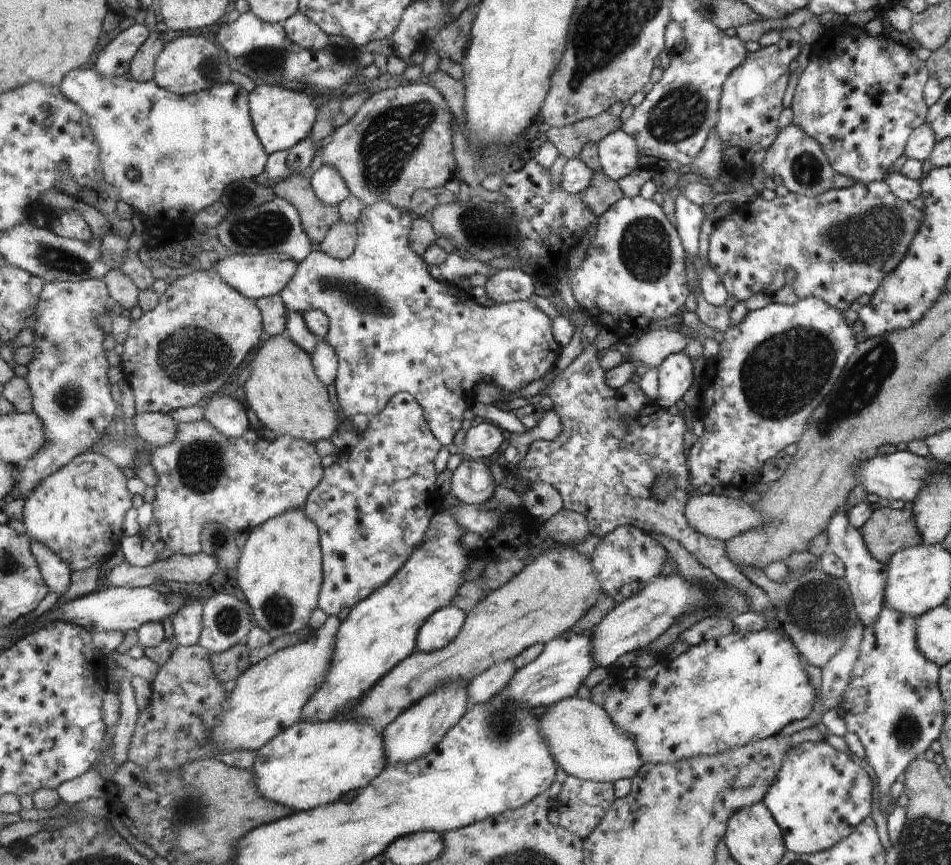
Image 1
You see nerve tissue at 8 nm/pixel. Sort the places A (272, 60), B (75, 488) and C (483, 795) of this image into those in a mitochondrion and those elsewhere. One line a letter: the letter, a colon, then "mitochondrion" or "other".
A: mitochondrion
B: other
C: other

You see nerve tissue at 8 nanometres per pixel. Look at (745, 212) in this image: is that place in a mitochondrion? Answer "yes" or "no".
no

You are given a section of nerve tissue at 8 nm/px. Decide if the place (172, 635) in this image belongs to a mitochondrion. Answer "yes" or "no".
no

